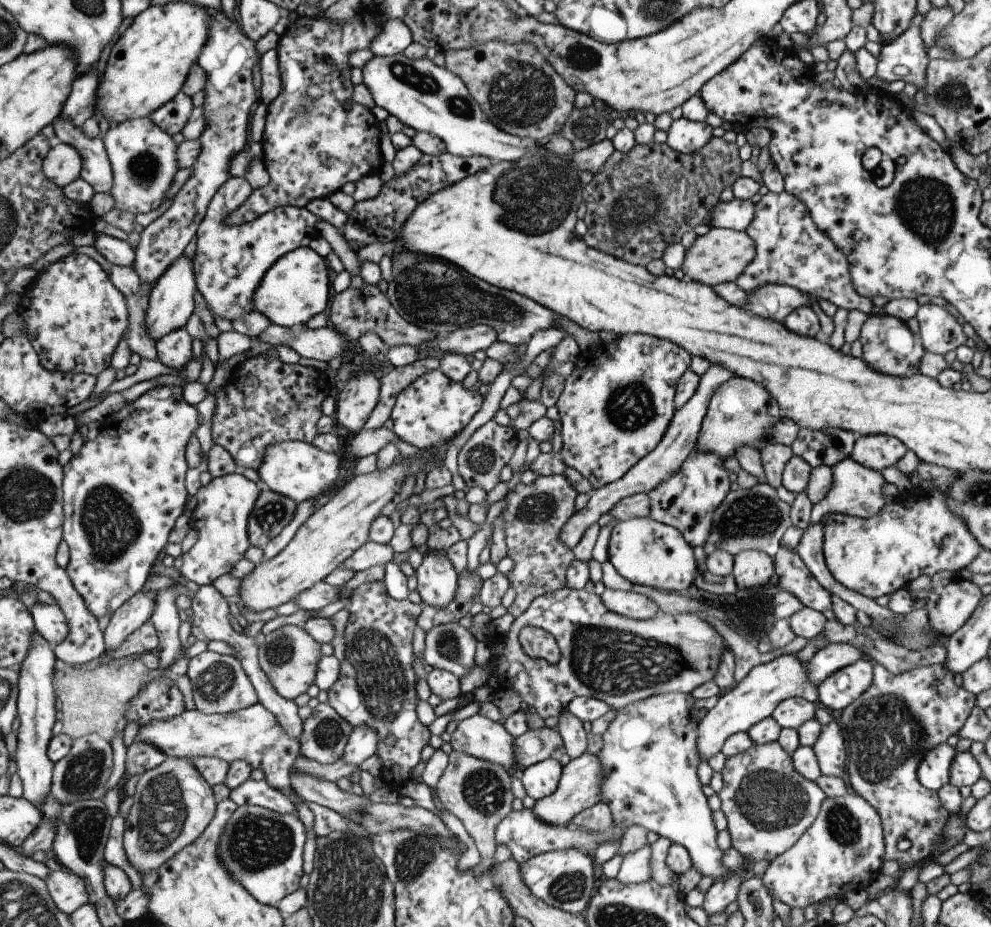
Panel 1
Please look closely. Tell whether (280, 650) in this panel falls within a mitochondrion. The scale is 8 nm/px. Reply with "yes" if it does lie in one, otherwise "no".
yes

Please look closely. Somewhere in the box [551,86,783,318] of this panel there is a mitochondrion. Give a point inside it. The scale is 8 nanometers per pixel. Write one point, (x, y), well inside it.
(630, 213)

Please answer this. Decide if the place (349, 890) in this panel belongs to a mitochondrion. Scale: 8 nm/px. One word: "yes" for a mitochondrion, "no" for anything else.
yes

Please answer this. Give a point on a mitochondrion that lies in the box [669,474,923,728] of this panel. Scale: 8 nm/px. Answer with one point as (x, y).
(755, 515)

